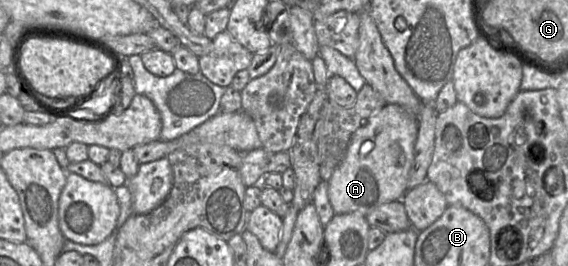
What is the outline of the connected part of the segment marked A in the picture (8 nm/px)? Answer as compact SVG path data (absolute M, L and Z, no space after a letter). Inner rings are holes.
M386 103L380 110L378 110L375 114L373 114L364 125L360 126L354 132L354 134L352 135L351 140L348 144L348 147L346 149L346 152L345 152L345 155L344 155L342 161L340 162L338 167L334 170L331 178L328 181L328 197L329 197L330 204L333 208L335 214L347 214L347 213L357 212L357 213L362 214L363 216L366 216L368 213L370 213L371 211L373 211L374 209L376 209L377 207L379 207L382 204L401 200L403 198L405 193L408 191L407 183L408 183L408 179L409 179L409 172L412 167L412 163L413 163L413 159L414 159L414 145L415 145L415 141L417 138L418 126L419 126L417 117L418 116L413 115L412 113L406 111L399 105ZM368 140L374 141L374 144L375 144L374 148L369 154L367 154L365 156L361 156L360 148Z

